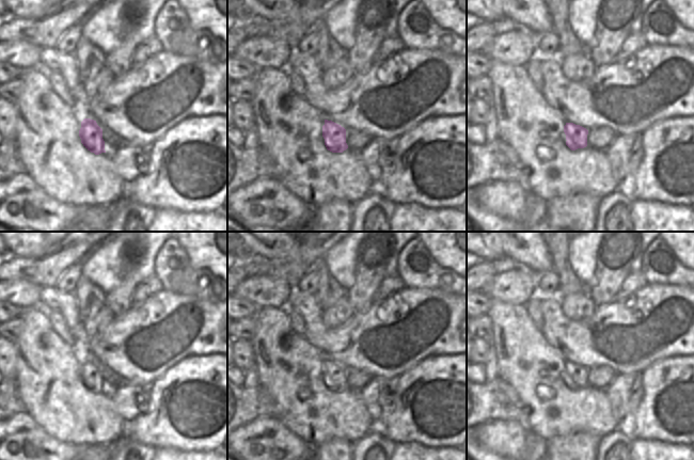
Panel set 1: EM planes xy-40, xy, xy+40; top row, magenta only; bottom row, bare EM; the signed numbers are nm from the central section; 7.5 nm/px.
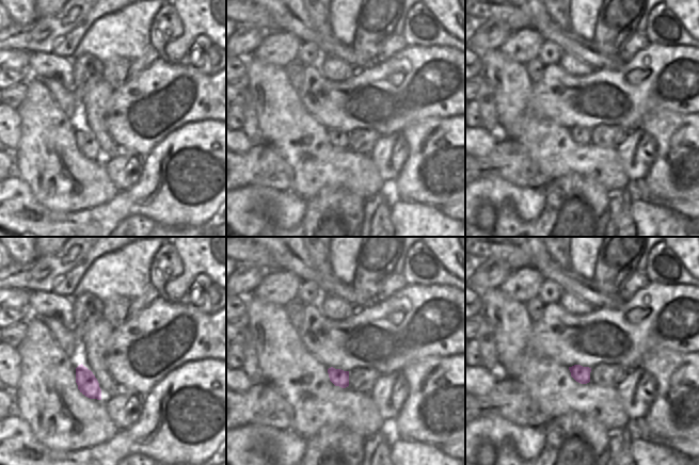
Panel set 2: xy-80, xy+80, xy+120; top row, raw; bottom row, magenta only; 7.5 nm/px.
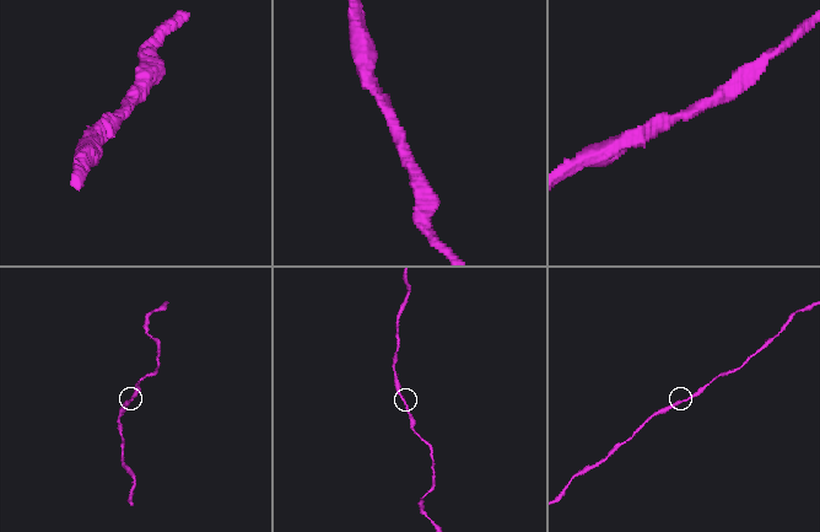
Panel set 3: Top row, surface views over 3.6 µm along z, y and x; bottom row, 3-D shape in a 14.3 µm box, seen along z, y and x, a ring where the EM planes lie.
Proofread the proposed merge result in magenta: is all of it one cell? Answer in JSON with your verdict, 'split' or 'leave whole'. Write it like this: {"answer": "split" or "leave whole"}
{"answer": "leave whole"}

